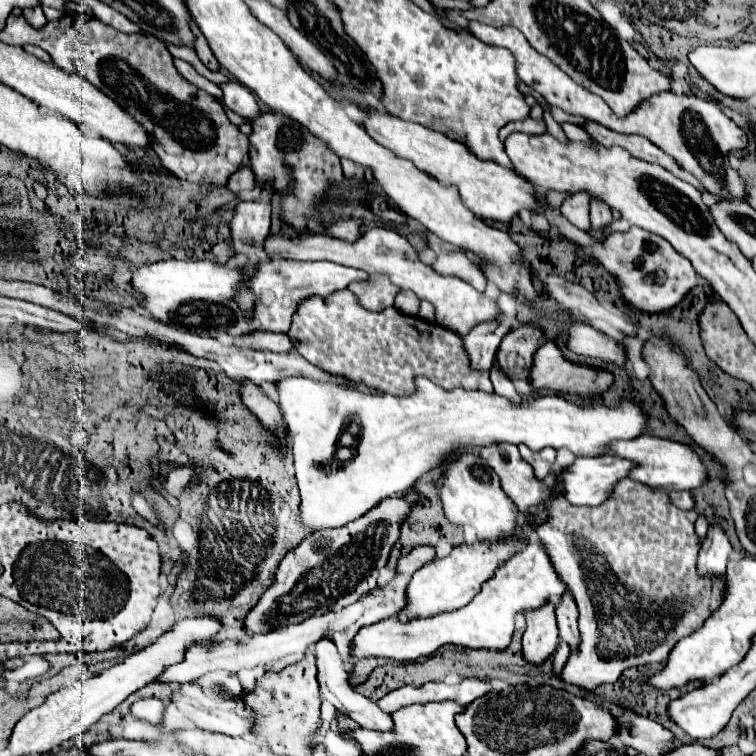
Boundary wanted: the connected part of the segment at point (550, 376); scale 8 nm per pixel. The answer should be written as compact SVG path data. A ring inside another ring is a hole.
M546 342L534 354L534 362L532 362L532 370L530 370L530 386L534 390L550 390L556 394L570 394L570 396L578 396L586 402L592 402L594 398L600 398L612 386L612 374L604 372L604 370L592 370L588 366L572 364L572 362L564 360L562 352L556 348L554 342Z

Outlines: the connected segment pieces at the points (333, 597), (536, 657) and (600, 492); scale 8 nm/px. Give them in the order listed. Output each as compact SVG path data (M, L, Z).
M410 488L400 498L386 498L380 502L380 506L368 510L368 514L348 522L348 526L318 530L316 534L306 536L284 556L274 584L260 596L258 604L248 610L242 630L284 628L290 624L300 624L306 618L342 610L370 592L376 586L380 570L388 564L392 546L400 538L402 522L408 518L412 506L418 500L420 494Z
M544 604L542 608L528 612L528 628L522 638L524 660L534 666L540 666L556 652L558 644L560 638L554 608L550 604Z
M618 456L600 458L576 458L560 474L556 474L556 484L562 486L564 498L576 506L598 506L604 502L612 486L626 478L632 462Z

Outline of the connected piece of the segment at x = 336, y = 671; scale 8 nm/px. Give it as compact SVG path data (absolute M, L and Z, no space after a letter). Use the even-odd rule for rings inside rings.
M322 638L314 644L314 652L316 652L316 666L318 666L318 684L320 684L320 694L324 700L328 700L336 710L344 712L346 716L350 716L354 722L358 722L364 728L372 728L372 730L388 730L392 728L392 718L390 714L382 712L378 708L378 704L370 702L368 698L356 694L350 684L348 684L348 674L342 666L342 658L336 650L336 644L330 638Z

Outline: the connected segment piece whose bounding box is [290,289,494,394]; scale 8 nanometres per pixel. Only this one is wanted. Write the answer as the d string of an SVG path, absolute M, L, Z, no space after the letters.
M348 289L338 290L328 302L324 302L324 298L304 298L292 316L290 336L302 342L298 344L298 352L310 364L348 378L354 384L366 384L390 394L408 394L414 388L416 374L424 374L442 388L494 392L488 372L468 368L462 336L444 330L438 324L406 316L396 308L368 312Z

